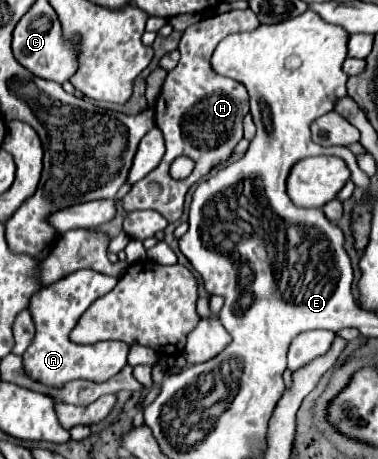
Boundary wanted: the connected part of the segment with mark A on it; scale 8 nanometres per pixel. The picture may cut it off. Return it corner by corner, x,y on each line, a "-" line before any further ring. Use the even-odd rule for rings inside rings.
75,271
65,279
43,287
37,295
33,295
33,303
29,307
37,333
33,343
23,355
25,373
35,381
45,385
61,387
73,379
87,379
87,381
107,381
115,373
119,373
127,365
129,347
121,341
101,341
97,345
77,345
69,339
69,333
77,325
77,319
83,315
87,307
109,293
117,285
117,279
107,275
97,275
97,271

